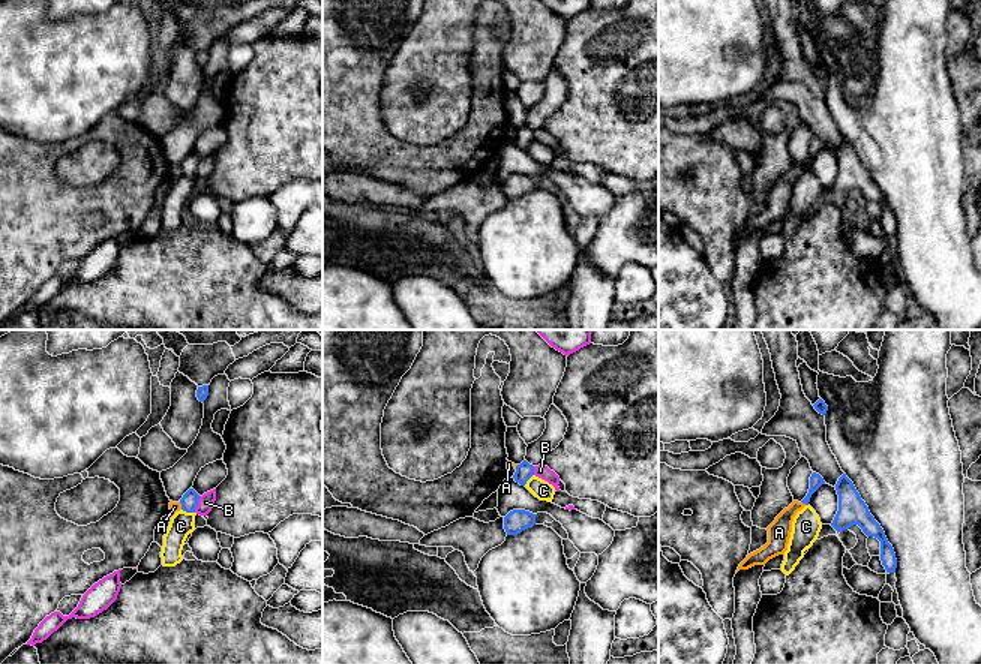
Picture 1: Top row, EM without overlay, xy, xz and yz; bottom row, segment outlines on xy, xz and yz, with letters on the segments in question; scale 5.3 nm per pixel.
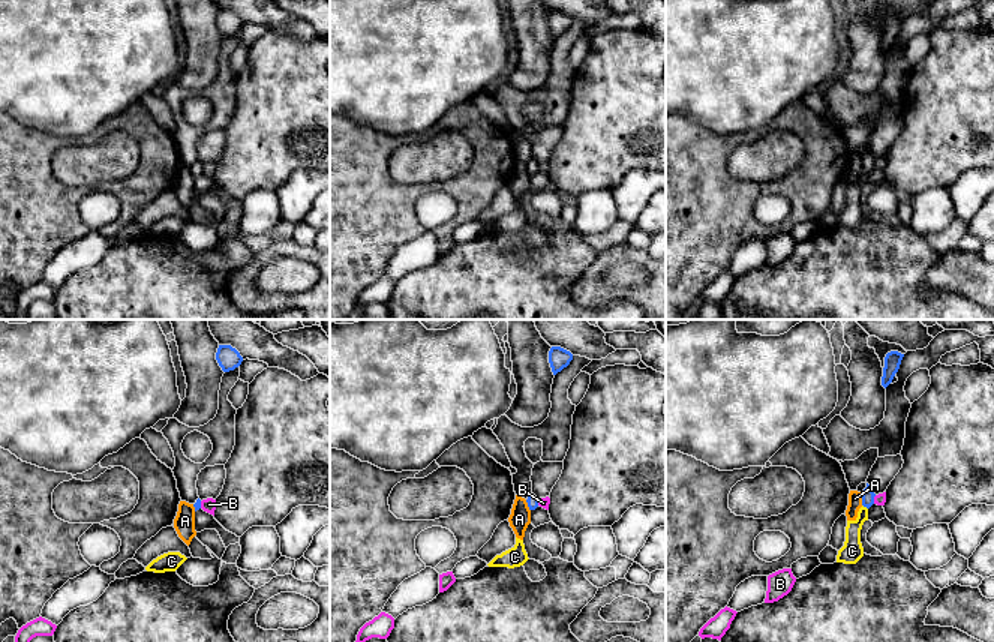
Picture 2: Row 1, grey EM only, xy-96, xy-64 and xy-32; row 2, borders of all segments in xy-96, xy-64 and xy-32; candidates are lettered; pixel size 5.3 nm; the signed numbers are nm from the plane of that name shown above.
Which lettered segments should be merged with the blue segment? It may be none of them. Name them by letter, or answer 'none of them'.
none of them

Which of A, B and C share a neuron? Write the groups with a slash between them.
A / B / C

